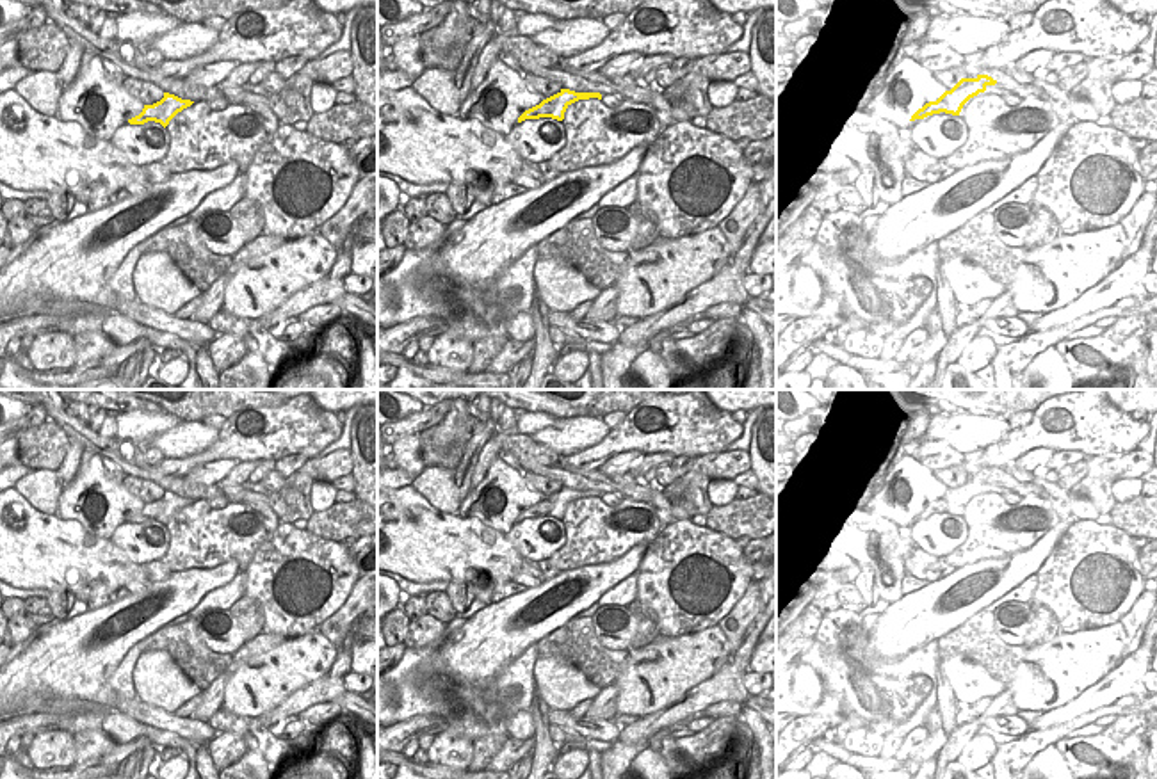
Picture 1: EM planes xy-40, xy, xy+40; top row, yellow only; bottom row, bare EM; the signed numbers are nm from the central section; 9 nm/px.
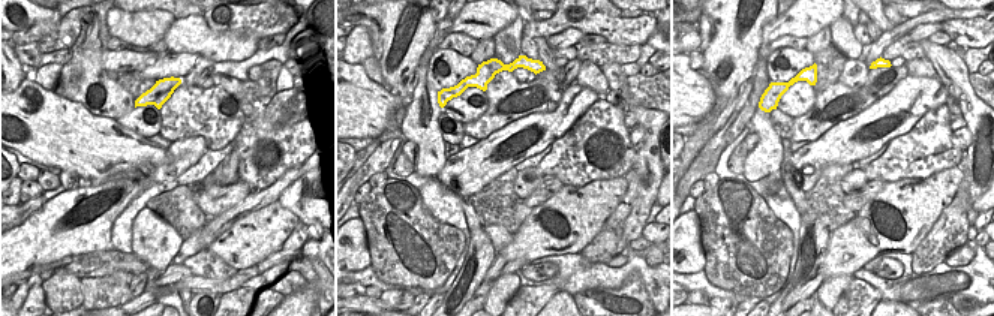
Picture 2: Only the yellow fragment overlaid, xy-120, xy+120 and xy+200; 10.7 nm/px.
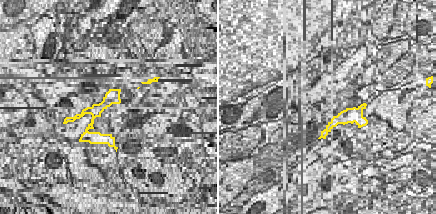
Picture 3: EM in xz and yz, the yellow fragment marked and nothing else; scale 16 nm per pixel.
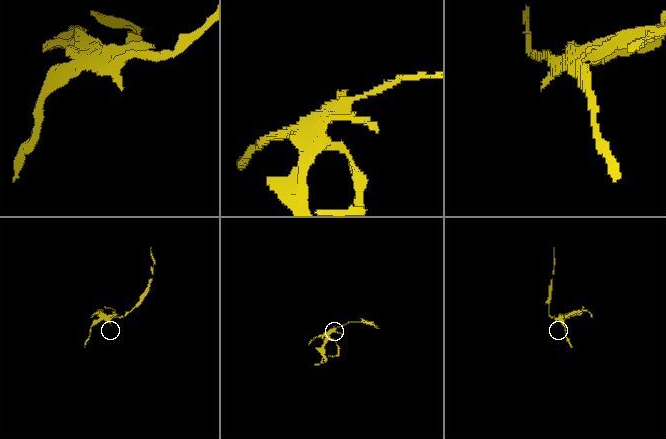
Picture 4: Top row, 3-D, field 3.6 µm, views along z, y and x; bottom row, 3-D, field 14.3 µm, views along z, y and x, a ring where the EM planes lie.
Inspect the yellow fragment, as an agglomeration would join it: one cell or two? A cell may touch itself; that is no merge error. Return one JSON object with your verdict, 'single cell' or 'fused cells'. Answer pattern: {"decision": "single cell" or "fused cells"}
{"decision": "fused cells"}

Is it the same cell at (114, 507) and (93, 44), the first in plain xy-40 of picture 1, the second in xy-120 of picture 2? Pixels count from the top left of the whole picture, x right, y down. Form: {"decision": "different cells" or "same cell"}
{"decision": "same cell"}

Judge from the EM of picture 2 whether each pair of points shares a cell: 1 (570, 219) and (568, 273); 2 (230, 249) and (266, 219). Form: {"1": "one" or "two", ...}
{"1": "two", "2": "one"}

